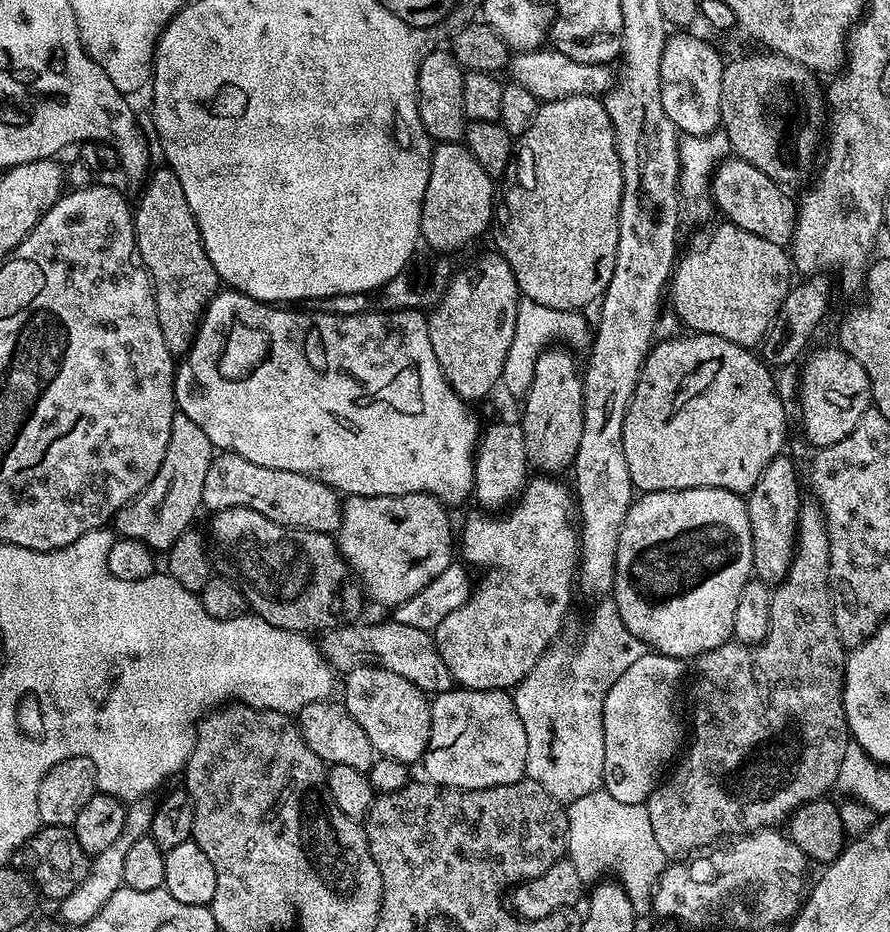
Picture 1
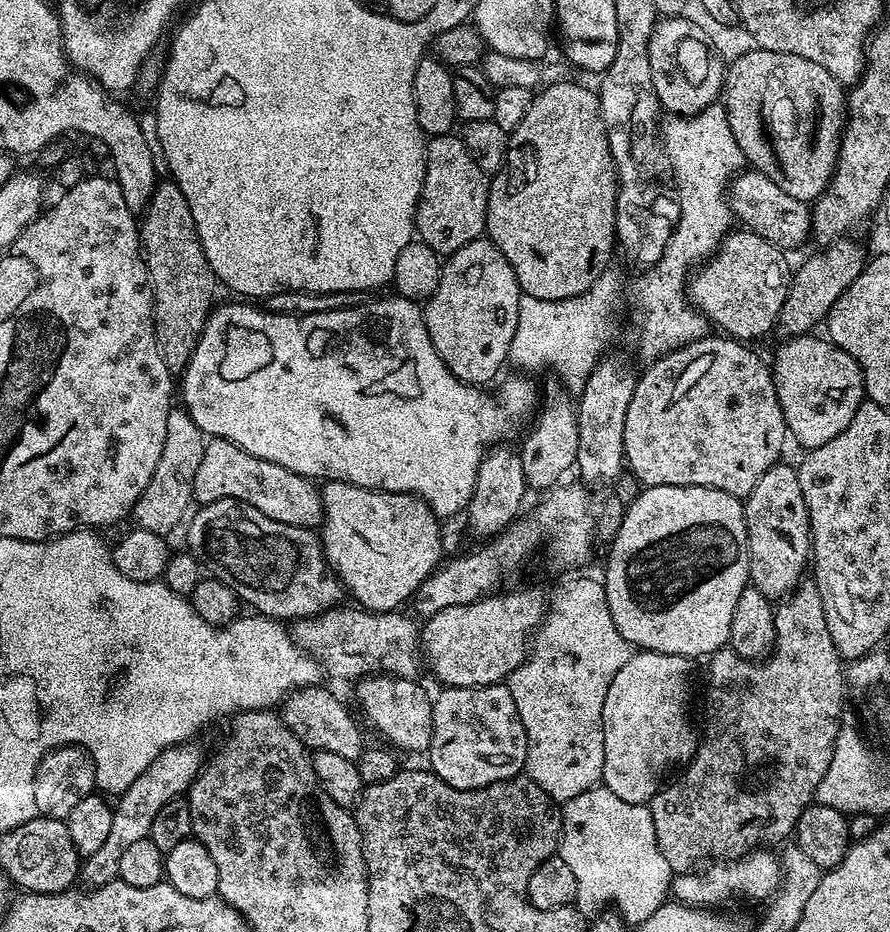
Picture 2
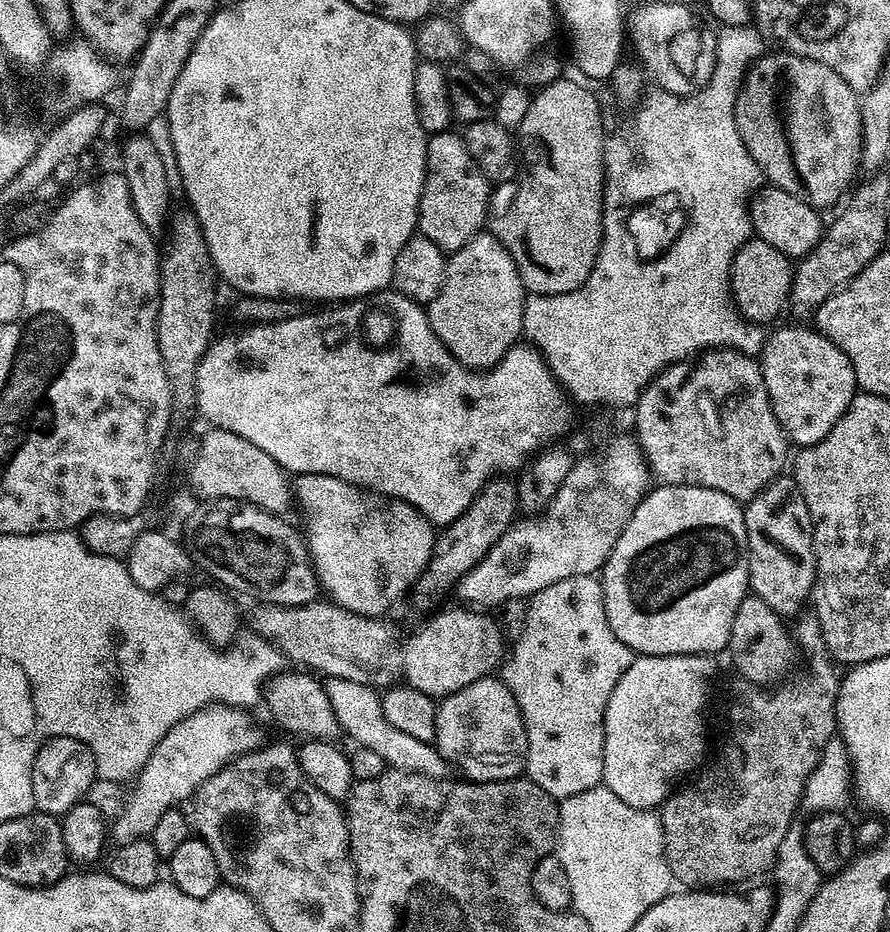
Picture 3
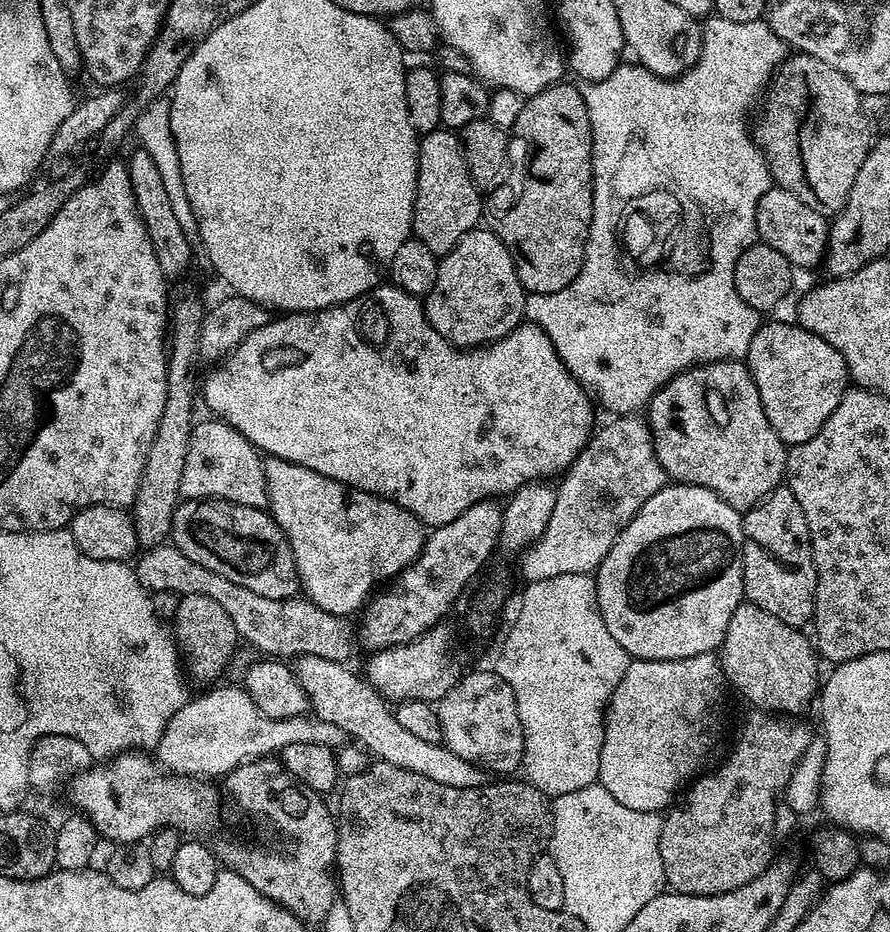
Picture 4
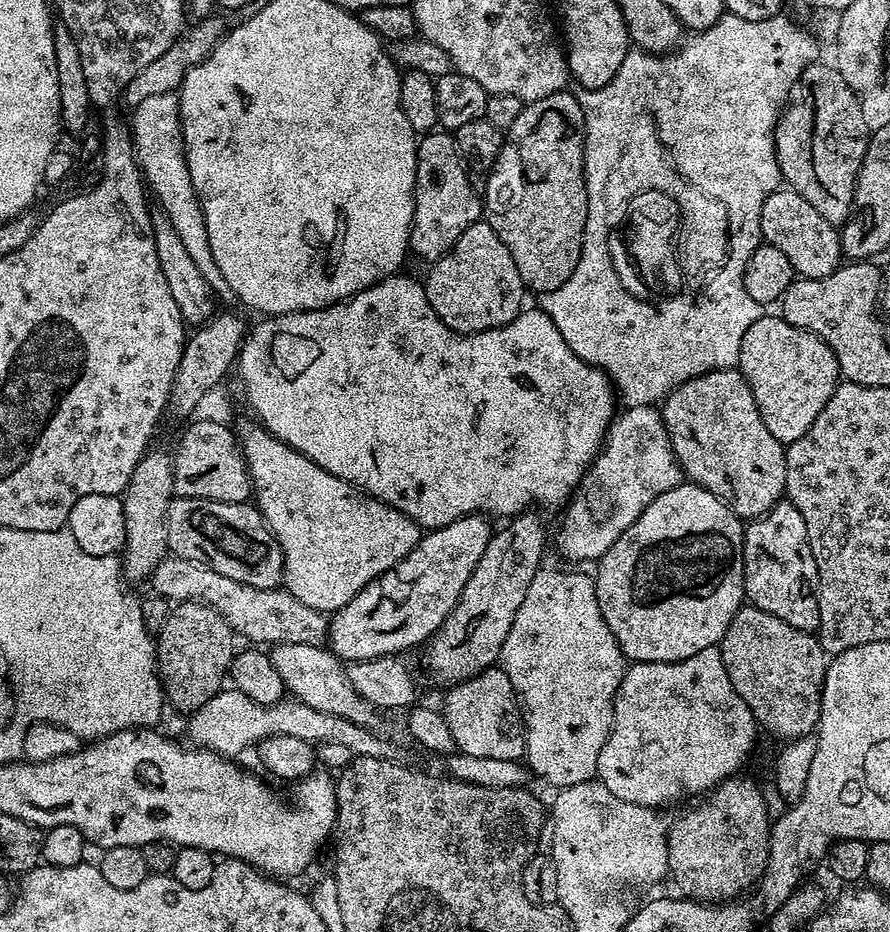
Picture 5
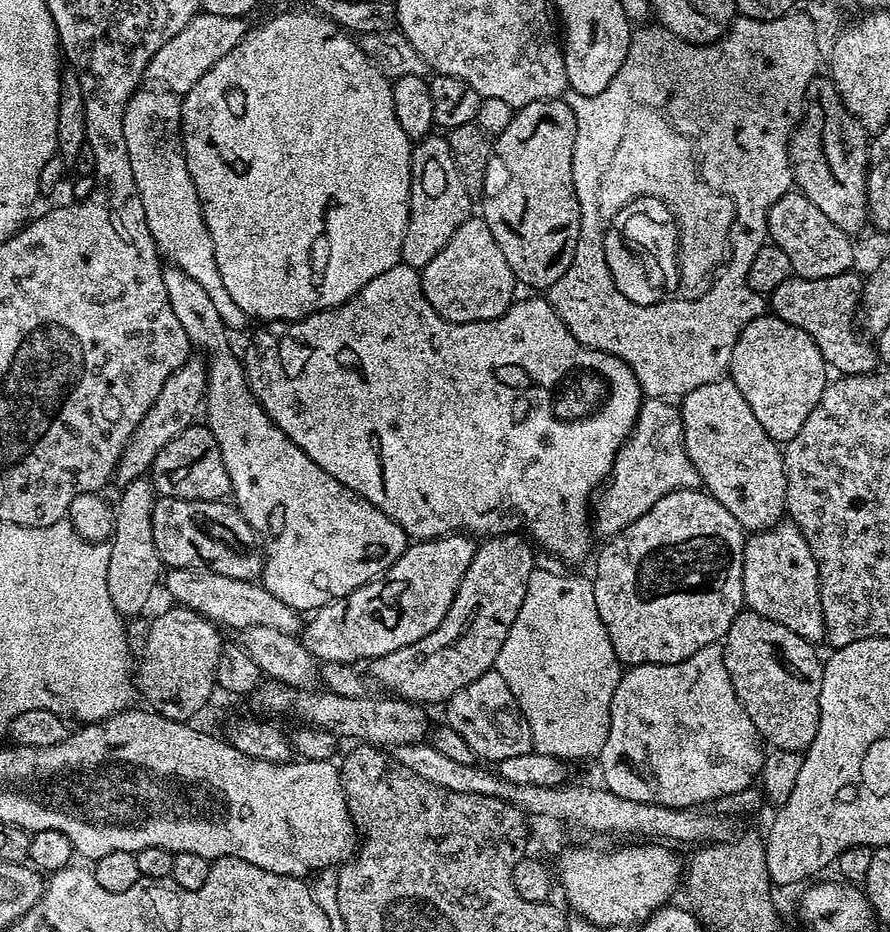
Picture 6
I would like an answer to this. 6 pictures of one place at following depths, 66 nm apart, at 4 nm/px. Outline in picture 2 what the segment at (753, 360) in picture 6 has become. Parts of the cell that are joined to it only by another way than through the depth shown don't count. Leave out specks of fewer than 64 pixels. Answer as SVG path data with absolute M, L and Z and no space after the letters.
M816 334L793 336L783 341L785 344L776 352L776 357L770 360L772 382L776 387L776 397L780 403L780 409L784 415L785 429L804 447L811 450L830 442L850 424L858 406L865 403L864 379L862 370L846 350L833 344L827 338L819 340Z

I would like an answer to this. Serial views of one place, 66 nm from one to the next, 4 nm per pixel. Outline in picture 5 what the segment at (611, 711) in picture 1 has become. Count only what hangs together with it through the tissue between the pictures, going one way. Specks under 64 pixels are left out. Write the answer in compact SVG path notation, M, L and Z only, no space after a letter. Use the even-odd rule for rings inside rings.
M719 647L698 650L698 654L694 654L690 658L670 662L669 664L641 664L636 662L625 671L622 682L616 691L612 729L606 738L606 746L602 746L602 754L598 754L596 776L601 784L604 784L606 790L615 798L621 799L622 802L637 804L638 807L660 810L665 807L663 804L676 804L679 800L686 799L687 796L703 797L712 789L718 787L724 780L729 780L734 774L733 770L743 769L740 767L747 762L748 755L751 754L752 747L756 744L756 732L758 733L756 719L752 716L750 706L746 706L746 702L742 702L742 698L734 690L734 686L730 682L730 674L726 674L726 666L722 662ZM708 768L724 769L721 772L714 773L713 776L708 776Z

